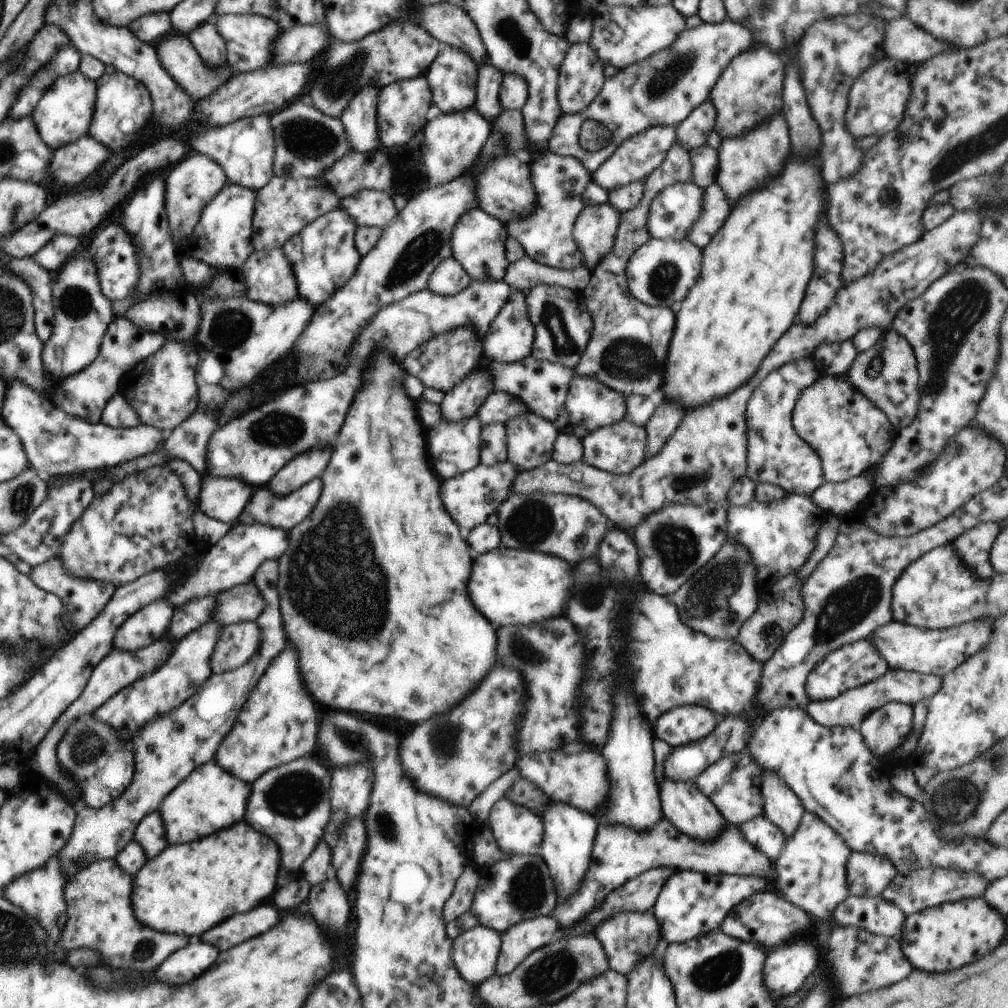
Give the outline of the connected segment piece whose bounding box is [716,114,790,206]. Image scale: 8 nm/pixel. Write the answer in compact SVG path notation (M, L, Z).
M778 114L772 120L768 120L768 124L762 124L758 130L746 134L746 138L732 138L732 140L724 140L719 152L719 168L718 182L720 188L724 190L724 194L728 196L730 206L736 206L736 202L746 196L748 192L754 192L760 188L760 184L768 182L772 176L776 176L780 172L780 168L784 166L784 162L788 160L788 152L790 152L790 140L788 140L788 126L784 122L784 118Z

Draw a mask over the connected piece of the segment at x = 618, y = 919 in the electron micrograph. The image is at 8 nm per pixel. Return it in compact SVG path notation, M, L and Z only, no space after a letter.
M622 912L610 920L606 920L598 930L596 938L605 950L609 968L622 972L624 976L630 974L633 968L640 964L640 960L650 957L655 952L656 946L661 945L660 924L652 914L640 914L640 912Z

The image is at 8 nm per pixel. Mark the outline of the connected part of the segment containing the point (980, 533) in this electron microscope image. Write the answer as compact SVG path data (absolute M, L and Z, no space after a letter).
M991 522L978 523L950 543L962 562L965 562L969 570L976 572L975 575L982 580L988 580L992 576L993 566L989 554L996 536L1002 529L1001 526Z

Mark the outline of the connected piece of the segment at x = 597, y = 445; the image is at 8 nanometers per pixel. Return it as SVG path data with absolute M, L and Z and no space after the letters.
M618 421L614 424L589 432L583 439L582 462L612 474L628 474L644 461L646 430L634 426L632 422Z

